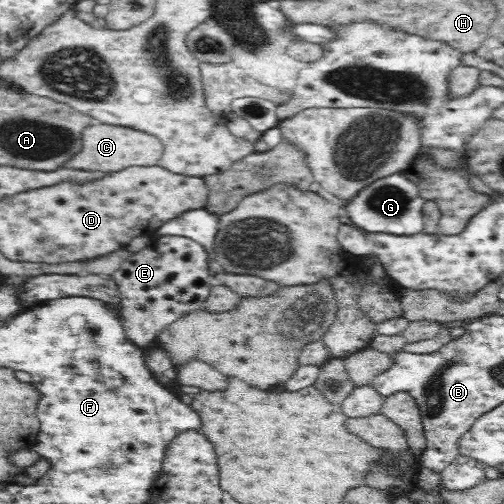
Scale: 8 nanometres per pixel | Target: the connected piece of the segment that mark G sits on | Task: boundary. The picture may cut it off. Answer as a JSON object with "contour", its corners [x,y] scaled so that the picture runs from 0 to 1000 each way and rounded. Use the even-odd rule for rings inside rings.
{"contour":[[[800,337],[774,343],[770,349],[728,365],[714,381],[688,401],[690,433],[730,462],[764,462],[798,468],[823,468],[843,462],[843,405],[849,401],[835,389],[829,367],[806,349]]]}

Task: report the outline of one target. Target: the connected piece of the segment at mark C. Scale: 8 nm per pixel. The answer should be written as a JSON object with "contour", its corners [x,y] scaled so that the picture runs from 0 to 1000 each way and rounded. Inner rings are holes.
{"contour":[[[190,244],[194,250],[171,252],[163,266],[167,286],[155,306],[145,306],[139,317],[123,323],[127,333],[147,337],[171,337],[175,341],[198,339],[206,345],[234,341],[254,329],[310,329],[321,310],[321,286],[306,278],[306,270],[294,270],[274,258],[258,254],[234,254],[214,246]]]}

